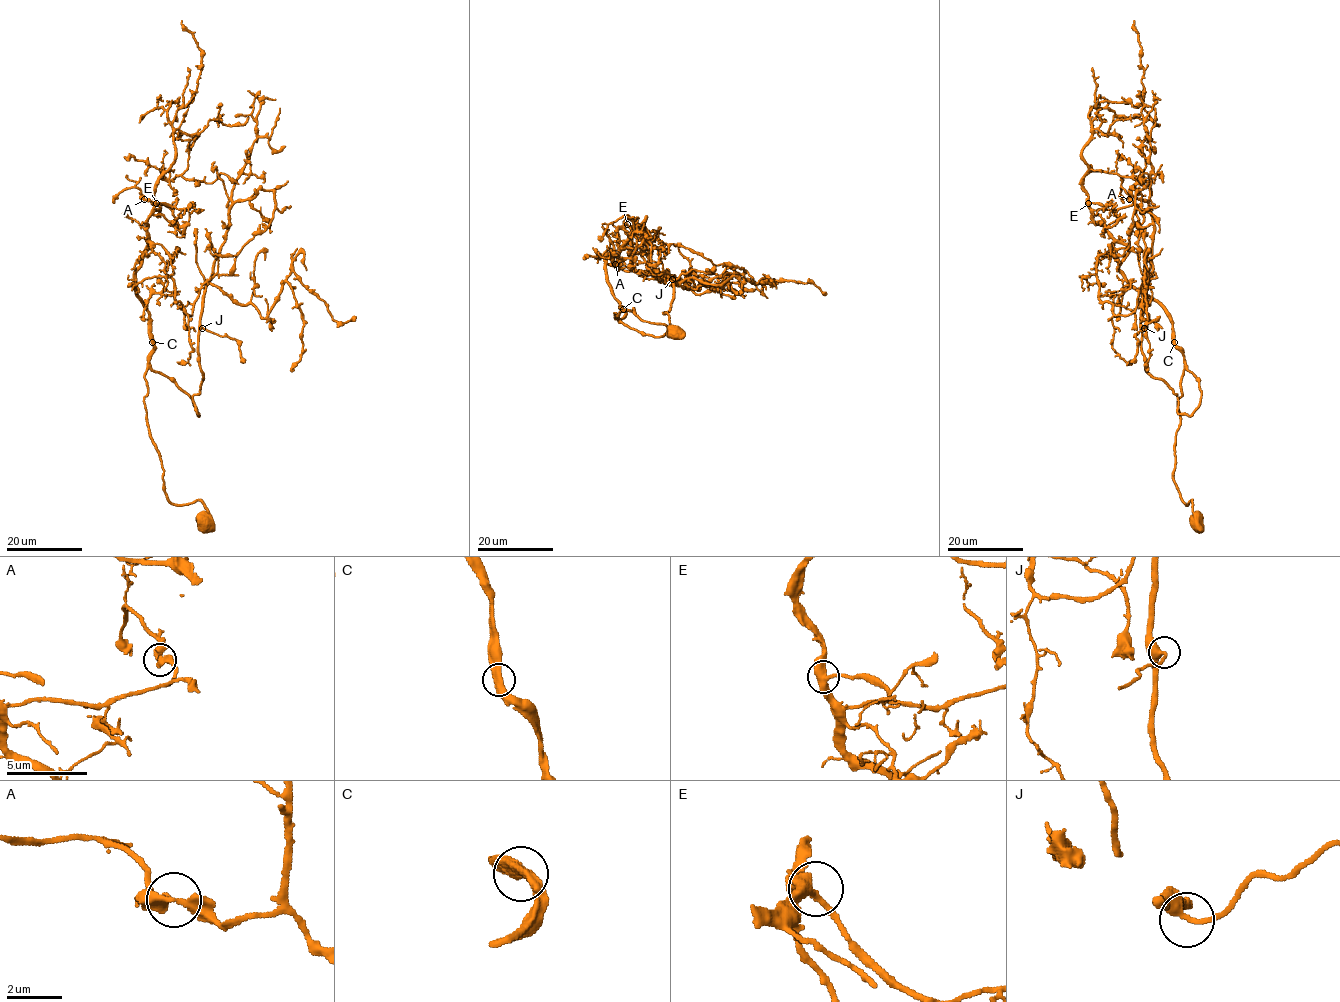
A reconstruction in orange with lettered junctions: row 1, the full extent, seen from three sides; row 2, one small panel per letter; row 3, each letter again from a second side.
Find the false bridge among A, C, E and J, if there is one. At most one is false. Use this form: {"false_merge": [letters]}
{"false_merge": []}

